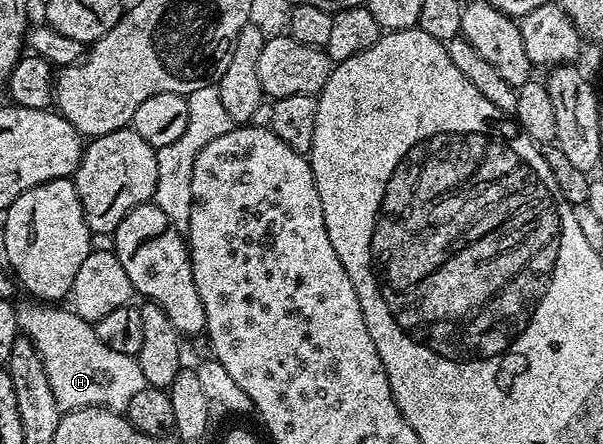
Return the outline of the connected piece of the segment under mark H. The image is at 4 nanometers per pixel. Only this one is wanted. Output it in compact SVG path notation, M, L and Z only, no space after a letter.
M37 302L21 312L22 333L30 338L33 346L37 346L37 354L45 368L49 387L53 390L53 398L57 398L60 410L73 408L109 408L113 412L122 413L128 406L133 394L148 387L145 374L141 374L138 359L129 354L117 354L117 350L109 350L101 338L97 338L94 323L81 318L70 307L46 306Z

